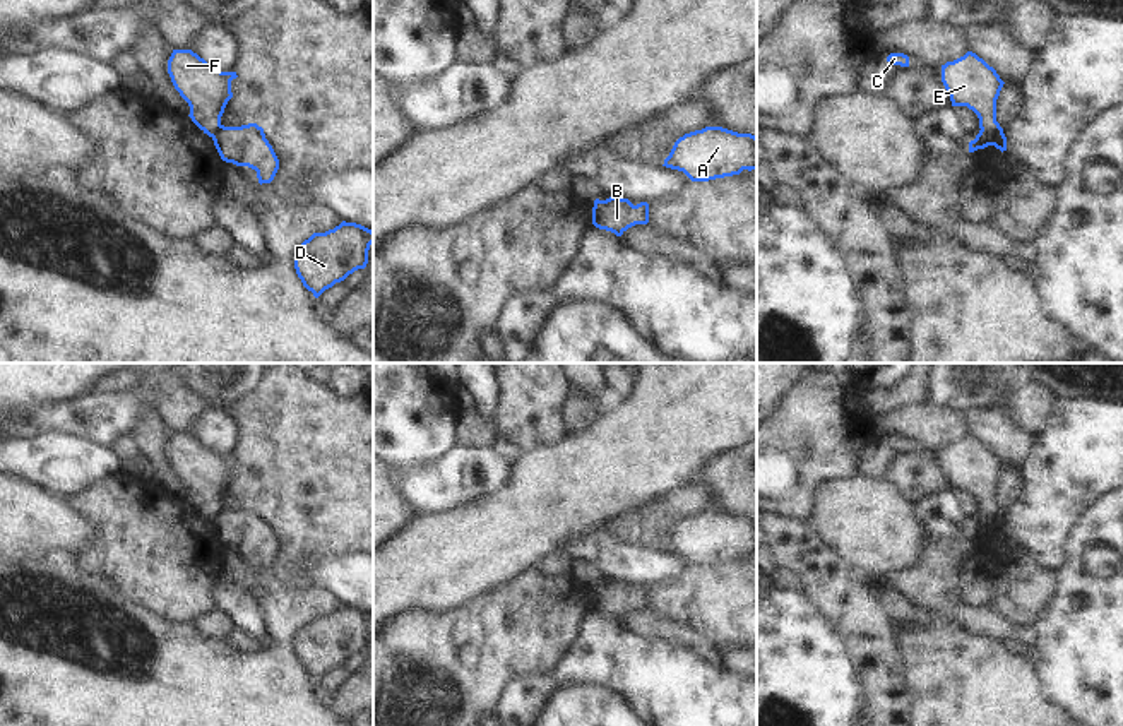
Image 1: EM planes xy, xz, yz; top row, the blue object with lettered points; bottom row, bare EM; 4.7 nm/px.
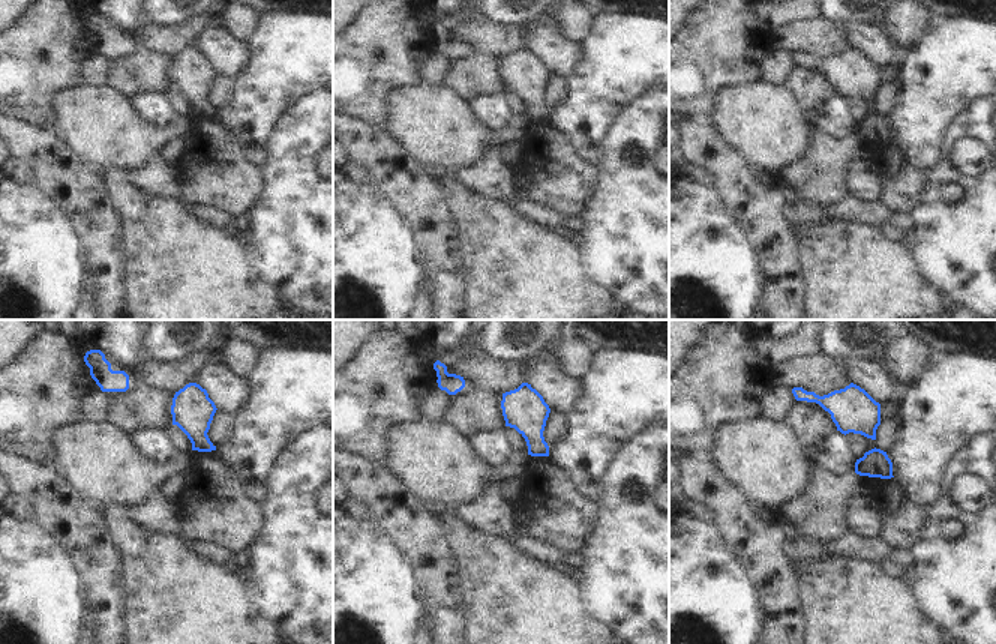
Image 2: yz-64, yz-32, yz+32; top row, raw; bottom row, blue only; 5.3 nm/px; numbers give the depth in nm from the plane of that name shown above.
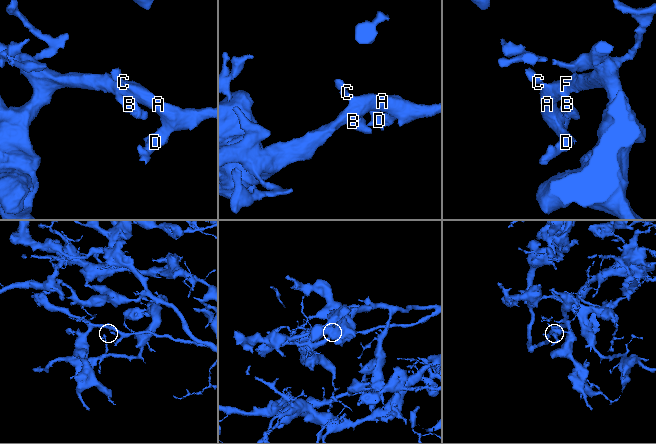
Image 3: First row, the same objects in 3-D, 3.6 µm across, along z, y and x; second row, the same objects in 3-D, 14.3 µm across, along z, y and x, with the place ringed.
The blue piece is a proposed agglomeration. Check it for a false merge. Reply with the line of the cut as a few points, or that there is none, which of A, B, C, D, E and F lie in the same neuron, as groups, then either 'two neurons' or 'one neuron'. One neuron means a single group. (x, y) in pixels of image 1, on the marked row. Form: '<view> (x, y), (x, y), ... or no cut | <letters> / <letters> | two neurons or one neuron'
yz (981, 129), (986, 132), (1002, 130) | A C D E F / B | two neurons

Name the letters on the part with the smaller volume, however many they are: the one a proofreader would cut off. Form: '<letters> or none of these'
B

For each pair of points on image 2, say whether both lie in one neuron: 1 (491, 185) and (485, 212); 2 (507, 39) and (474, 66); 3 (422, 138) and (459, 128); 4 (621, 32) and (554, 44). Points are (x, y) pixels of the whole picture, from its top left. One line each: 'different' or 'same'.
1: different
2: different
3: same
4: different

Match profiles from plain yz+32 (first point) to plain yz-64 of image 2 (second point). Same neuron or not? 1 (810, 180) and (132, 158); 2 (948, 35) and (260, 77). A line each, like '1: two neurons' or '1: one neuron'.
1: two neurons
2: one neuron

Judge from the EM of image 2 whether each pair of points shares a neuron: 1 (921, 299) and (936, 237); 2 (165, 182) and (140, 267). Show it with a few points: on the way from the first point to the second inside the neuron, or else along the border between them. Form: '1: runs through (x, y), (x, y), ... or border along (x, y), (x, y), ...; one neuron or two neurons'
1: border along (912, 252), (918, 272), (948, 302); two neurons
2: border along (129, 179), (152, 194), (177, 197); two neurons

